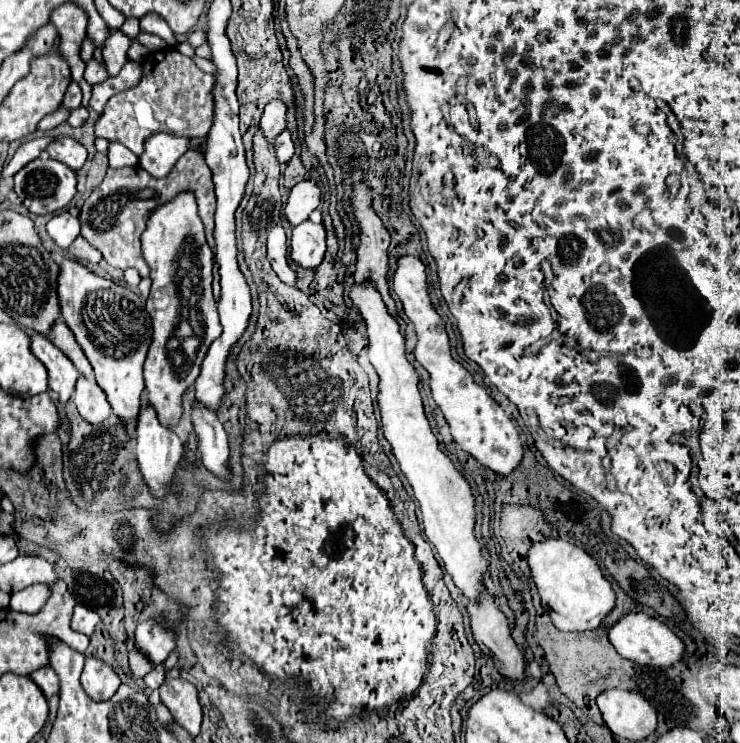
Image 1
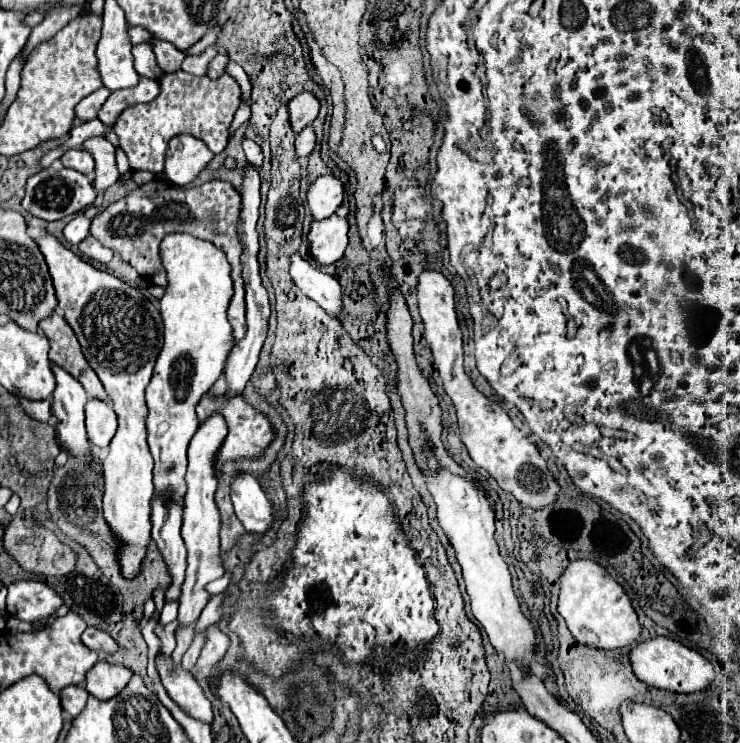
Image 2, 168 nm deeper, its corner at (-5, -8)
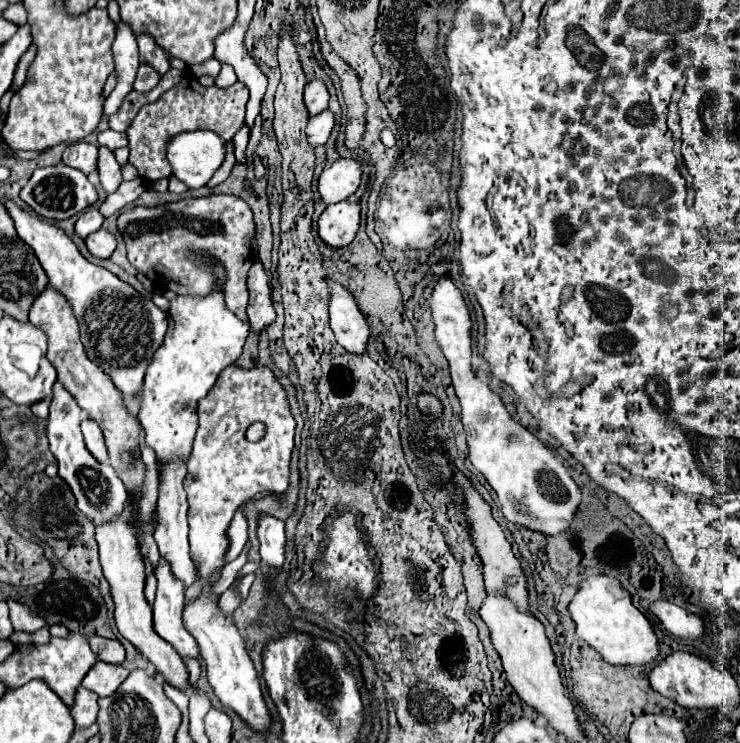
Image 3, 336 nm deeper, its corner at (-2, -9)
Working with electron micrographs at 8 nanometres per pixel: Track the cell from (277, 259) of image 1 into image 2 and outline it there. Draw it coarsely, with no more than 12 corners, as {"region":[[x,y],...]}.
{"region":[[298,253],[290,255],[290,279],[328,315],[342,309],[342,289]]}

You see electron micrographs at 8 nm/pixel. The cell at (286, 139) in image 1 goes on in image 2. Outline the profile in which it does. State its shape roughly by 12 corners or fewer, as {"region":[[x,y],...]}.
{"region":[[310,125],[296,135],[296,157],[306,157],[314,149]]}

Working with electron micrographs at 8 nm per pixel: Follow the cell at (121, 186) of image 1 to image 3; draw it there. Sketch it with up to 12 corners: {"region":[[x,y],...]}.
{"region":[[235,194],[119,216],[129,262],[161,290],[207,296],[225,304],[247,320],[249,238]]}

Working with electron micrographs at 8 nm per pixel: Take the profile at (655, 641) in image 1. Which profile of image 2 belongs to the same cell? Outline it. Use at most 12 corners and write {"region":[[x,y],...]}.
{"region":[[672,637],[638,641],[634,675],[676,693],[706,689],[710,661]]}

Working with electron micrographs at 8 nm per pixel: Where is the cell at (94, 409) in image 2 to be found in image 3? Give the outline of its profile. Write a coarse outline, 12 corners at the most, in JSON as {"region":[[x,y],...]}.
{"region":[[83,420],[81,430],[87,450],[99,460],[107,460],[101,428],[93,420]]}

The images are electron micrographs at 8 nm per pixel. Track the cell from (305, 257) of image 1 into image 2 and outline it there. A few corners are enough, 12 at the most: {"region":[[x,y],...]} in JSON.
{"region":[[314,221],[310,255],[320,265],[336,263],[348,245],[348,221]]}

